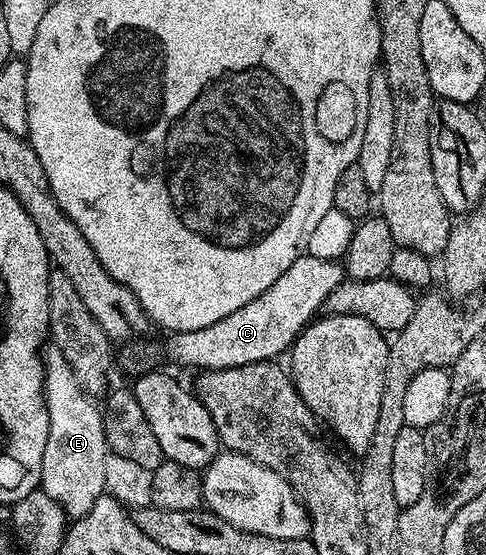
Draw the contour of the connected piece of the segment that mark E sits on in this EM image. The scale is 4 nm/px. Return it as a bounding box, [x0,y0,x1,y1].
[40,347,109,519]

